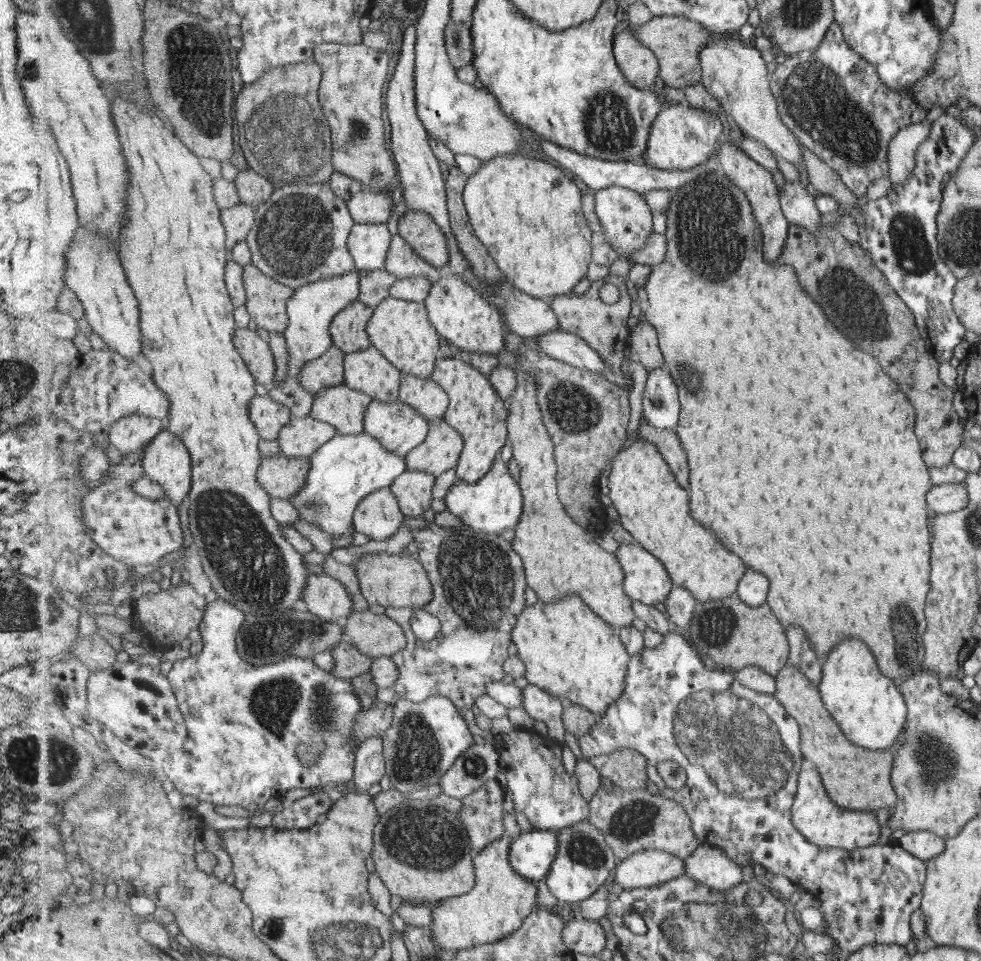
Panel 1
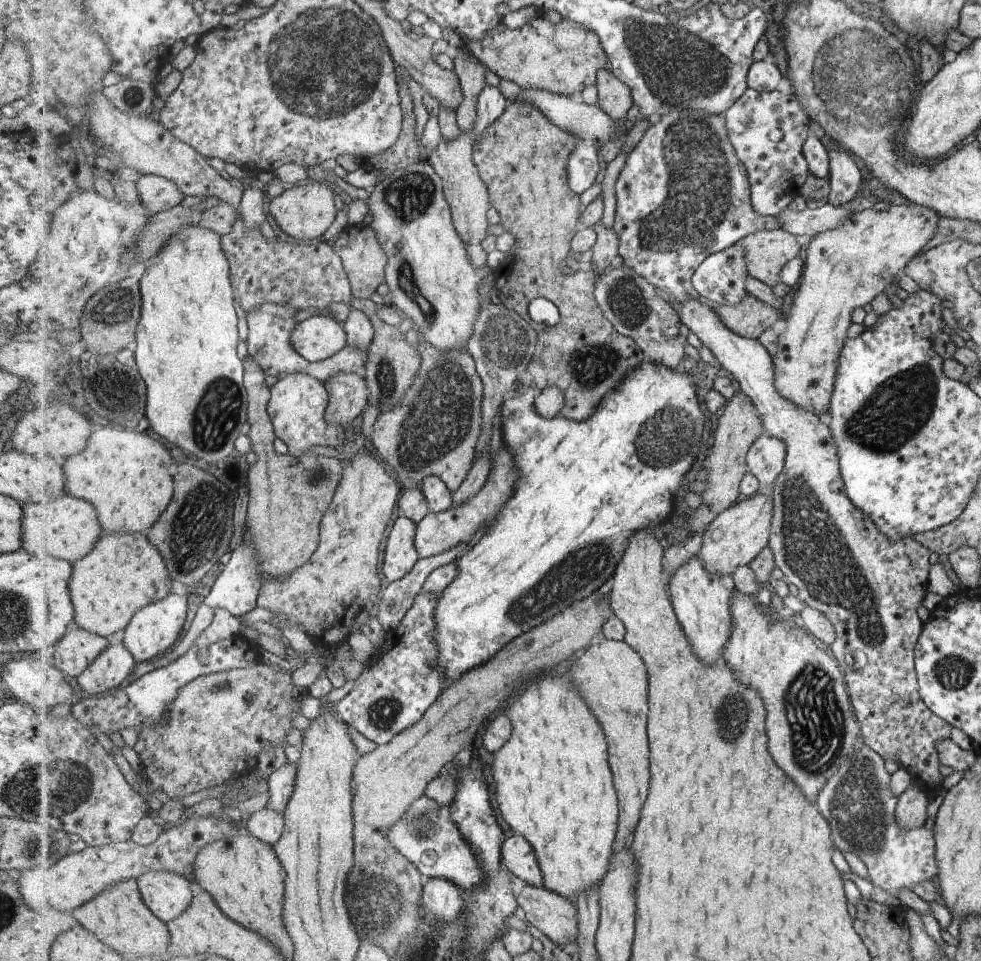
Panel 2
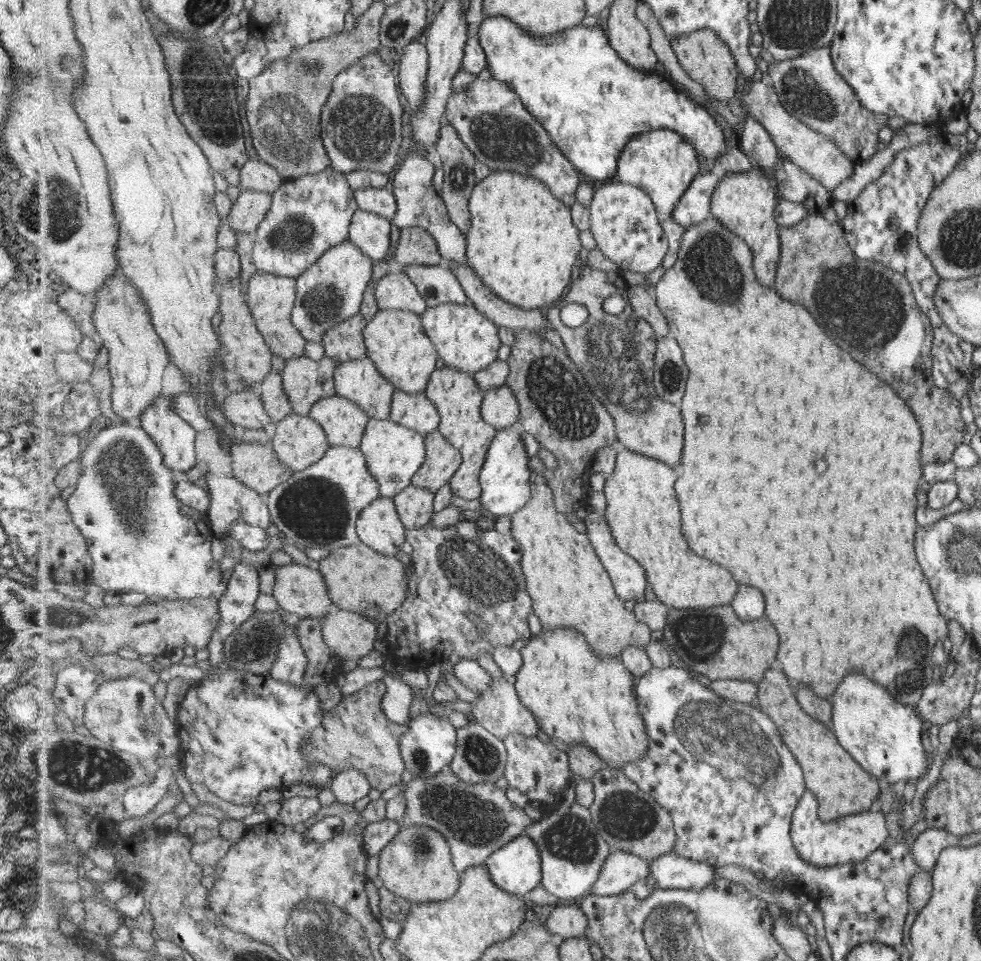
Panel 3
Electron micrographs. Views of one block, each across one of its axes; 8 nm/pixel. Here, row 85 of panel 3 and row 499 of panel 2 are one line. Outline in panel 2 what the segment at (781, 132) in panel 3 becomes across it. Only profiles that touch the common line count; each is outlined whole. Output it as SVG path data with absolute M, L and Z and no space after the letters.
M769 489L737 502L719 514L705 530L705 538L699 556L711 574L733 575L741 567L750 565L770 544L775 508Z

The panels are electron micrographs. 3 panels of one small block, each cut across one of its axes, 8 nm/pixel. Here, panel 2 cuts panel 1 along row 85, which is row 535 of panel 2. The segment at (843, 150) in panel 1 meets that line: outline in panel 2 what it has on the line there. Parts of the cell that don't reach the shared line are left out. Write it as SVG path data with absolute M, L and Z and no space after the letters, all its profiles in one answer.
M693 298L672 305L679 313L683 324L698 336L700 342L712 351L723 366L723 372L732 374L742 392L755 404L759 418L763 422L764 432L785 442L787 460L783 472L769 488L775 508L774 521L770 536L770 547L774 552L776 566L783 572L786 581L794 584L798 598L811 608L827 615L837 632L837 640L830 646L839 664L847 676L847 686L851 692L851 702L861 724L862 742L869 745L884 759L891 758L899 768L905 769L911 776L910 784L924 791L929 798L935 796L933 790L939 788L939 759L937 743L943 736L949 736L948 722L937 718L922 701L918 694L917 672L914 670L914 649L921 636L921 622L917 618L917 606L925 594L929 552L913 537L901 538L891 542L871 516L859 510L844 488L834 492L831 482L841 477L837 442L828 422L811 410L799 408L795 402L779 394L775 386L775 362L773 355L760 339L743 337L725 326L721 316L713 310L708 300Z

